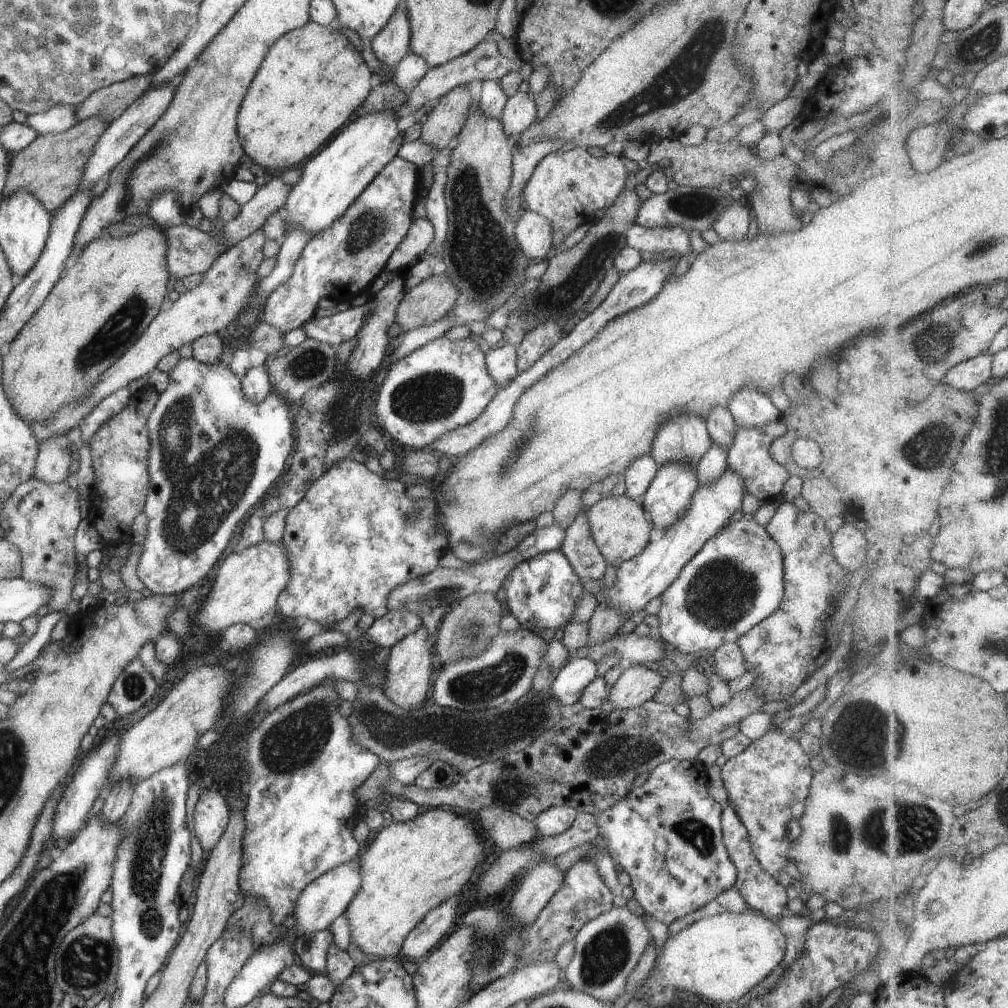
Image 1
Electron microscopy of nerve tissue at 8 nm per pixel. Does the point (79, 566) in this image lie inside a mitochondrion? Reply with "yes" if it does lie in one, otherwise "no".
no

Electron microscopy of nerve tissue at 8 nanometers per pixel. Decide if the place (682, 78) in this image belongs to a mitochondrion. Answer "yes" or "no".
yes

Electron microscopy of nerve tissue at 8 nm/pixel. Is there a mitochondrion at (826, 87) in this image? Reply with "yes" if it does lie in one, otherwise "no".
no

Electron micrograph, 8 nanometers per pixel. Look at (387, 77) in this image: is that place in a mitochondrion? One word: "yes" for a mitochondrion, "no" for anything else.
no

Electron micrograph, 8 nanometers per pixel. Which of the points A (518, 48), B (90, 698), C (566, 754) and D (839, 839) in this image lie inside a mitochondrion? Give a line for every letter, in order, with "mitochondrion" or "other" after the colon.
A: other
B: other
C: other
D: mitochondrion

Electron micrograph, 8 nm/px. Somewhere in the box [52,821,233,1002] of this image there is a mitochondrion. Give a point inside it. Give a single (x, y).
(86, 962)

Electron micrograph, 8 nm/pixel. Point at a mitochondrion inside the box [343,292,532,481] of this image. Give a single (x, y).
(433, 396)

